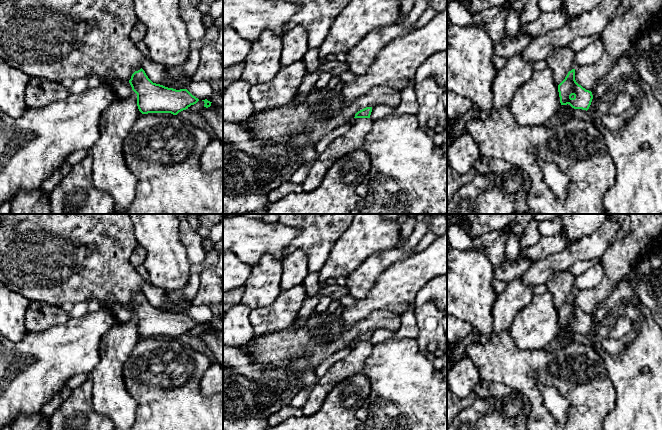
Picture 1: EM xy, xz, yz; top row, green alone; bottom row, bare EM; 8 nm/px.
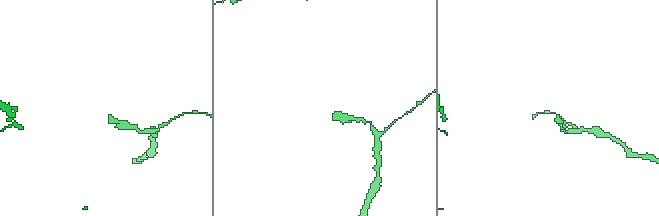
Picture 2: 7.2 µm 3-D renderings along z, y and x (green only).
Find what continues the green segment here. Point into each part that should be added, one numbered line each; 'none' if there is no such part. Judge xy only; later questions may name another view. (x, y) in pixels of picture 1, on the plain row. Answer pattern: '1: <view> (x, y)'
1: xy (122, 312)

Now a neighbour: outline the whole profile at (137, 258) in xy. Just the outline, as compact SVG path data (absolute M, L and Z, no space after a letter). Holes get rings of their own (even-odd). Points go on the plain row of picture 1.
M138 244L130 256L131 264L136 268L144 264L146 258L146 250L143 246Z

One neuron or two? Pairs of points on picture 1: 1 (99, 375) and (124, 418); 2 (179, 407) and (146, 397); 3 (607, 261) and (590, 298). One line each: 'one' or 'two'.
1: one
2: one
3: one

